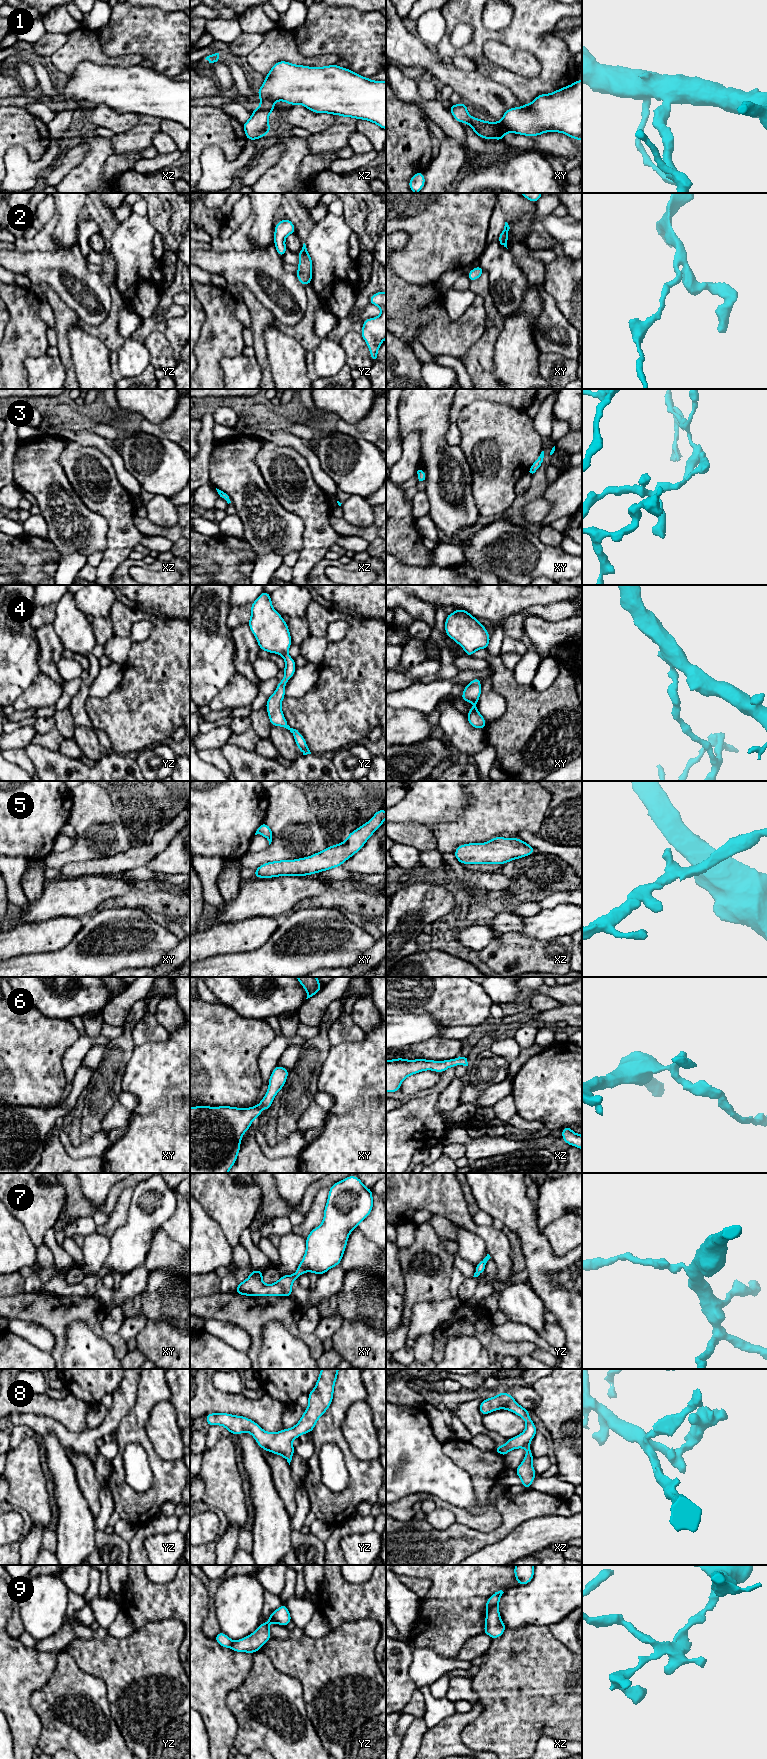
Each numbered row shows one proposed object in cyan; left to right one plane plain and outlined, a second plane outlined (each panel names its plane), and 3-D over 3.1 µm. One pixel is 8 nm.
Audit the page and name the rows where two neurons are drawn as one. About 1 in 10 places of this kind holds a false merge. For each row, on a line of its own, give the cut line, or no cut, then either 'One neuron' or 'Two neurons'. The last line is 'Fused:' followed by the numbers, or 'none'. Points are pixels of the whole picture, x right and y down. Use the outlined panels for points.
1: No split. One neuron
2: No split. One neuron
3: No split. One neuron
4: No split. One neuron
5: No split. One neuron
6: No split. One neuron
7: No split. One neuron
8: No split. One neuron
9: Split along xz (498, 1602), (487, 1612). Two neurons
Fused: 9

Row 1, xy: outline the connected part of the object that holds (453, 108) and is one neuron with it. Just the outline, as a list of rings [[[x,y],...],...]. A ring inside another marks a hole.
[[[582,80],[549,94],[539,94],[530,104],[506,110],[499,122],[471,117],[463,102],[448,108],[459,123],[465,122],[482,139],[502,141],[506,133],[539,136],[559,132],[582,141]]]

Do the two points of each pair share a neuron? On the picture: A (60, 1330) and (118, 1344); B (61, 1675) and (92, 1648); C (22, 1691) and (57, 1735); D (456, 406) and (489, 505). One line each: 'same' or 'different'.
A: same
B: different
C: different
D: different

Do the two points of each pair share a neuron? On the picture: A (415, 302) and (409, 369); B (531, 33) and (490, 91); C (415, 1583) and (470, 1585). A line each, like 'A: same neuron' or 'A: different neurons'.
A: different neurons
B: different neurons
C: different neurons

